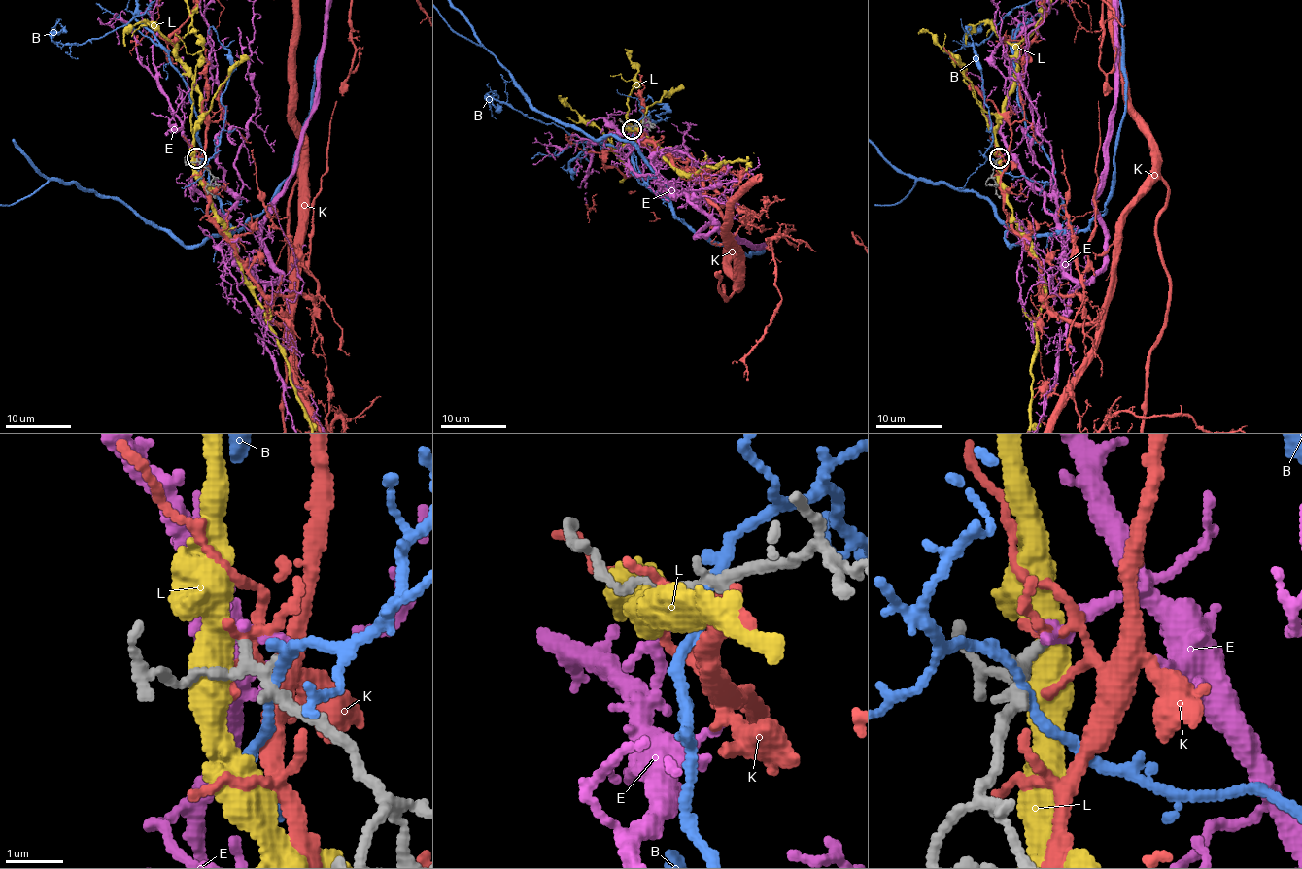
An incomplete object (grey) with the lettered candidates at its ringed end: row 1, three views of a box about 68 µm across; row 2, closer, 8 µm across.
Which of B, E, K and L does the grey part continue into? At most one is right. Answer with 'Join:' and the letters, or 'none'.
Join: E

